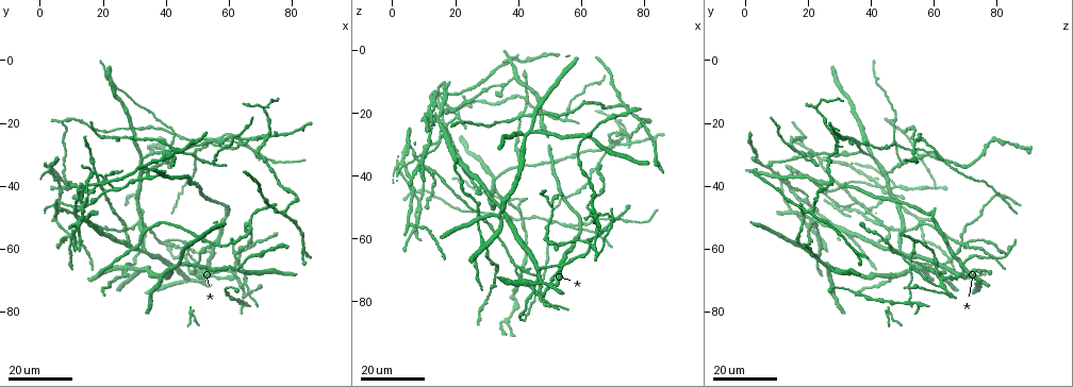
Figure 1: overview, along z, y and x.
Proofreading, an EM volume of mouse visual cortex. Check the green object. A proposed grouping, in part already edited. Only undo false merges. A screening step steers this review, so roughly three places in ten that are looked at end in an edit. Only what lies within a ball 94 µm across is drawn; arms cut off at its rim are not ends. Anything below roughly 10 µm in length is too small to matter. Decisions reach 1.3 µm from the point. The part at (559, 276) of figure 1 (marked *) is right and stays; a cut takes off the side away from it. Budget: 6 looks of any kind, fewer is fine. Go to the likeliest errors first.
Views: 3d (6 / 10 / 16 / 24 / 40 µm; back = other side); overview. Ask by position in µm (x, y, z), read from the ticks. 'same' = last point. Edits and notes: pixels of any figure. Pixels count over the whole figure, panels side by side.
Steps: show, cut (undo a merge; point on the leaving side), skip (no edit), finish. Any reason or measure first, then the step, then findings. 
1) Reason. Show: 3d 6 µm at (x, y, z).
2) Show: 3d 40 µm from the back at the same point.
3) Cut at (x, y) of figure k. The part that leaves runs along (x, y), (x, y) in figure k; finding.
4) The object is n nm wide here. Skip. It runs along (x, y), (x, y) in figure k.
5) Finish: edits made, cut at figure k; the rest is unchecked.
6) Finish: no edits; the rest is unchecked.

Three arms meet. Show: 3d 16 µm at (40, 32, 50).

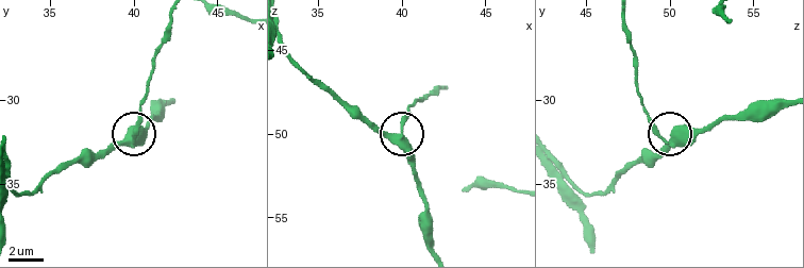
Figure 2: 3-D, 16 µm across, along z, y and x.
Show: 3d 6 µm at (39.8, 32.3, 50.1).

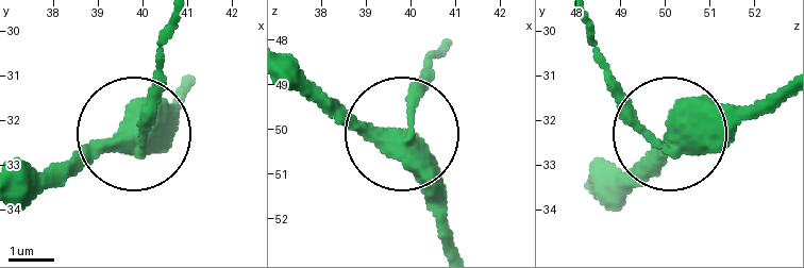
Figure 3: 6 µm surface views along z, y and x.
The object is 380 nm wide here. Cut at (143, 112) of figure 3. The part that leaves runs along (146, 151), (146, 97), (172, 17) in figure 3; a second cell is stuck on.

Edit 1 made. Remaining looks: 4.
Three-way junction. Show: 3d 16 µm at (11, 49, 38).

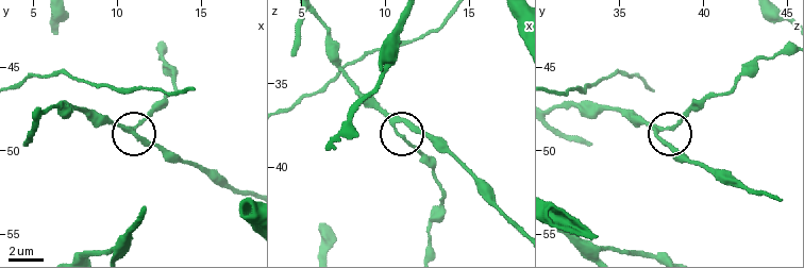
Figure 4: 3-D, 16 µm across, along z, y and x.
Show: 3d 6 µm at (10.6, 48.7, 37.8).

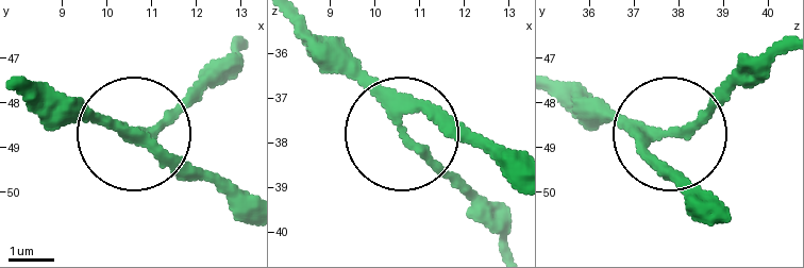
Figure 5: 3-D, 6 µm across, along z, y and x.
3 arms meet here. Skip. It runs along (721, 218), (652, 143), (744, 66) in figure 5; continuous, no second cell.

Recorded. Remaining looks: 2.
Four-way junction. Show: 3d 24 µm at (74, 47, 17).

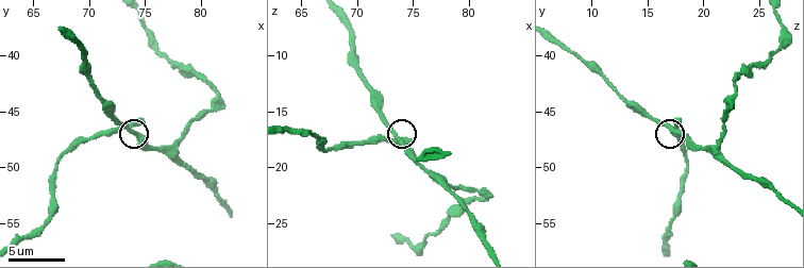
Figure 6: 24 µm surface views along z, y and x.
Closer look. Show: 3d 6 µm at (73.2, 46.4, 17.0).

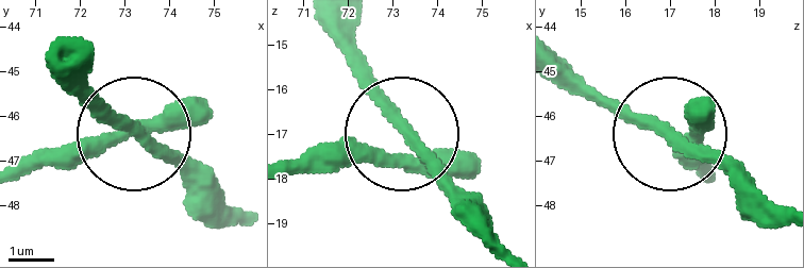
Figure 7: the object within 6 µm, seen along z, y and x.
The side arm is 22 µm long. Skip. It runs along (243, 211), (208, 199), (76, 88) in figure 7; all the same cell.

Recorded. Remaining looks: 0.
Finish: edits made, cut at figure 3; the rest is unchecked.

